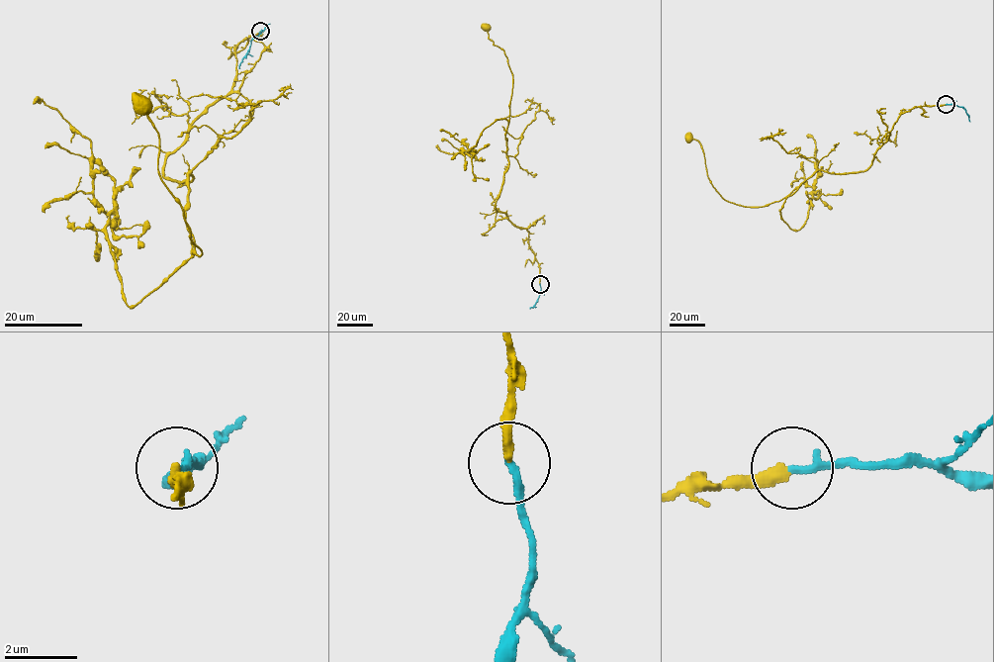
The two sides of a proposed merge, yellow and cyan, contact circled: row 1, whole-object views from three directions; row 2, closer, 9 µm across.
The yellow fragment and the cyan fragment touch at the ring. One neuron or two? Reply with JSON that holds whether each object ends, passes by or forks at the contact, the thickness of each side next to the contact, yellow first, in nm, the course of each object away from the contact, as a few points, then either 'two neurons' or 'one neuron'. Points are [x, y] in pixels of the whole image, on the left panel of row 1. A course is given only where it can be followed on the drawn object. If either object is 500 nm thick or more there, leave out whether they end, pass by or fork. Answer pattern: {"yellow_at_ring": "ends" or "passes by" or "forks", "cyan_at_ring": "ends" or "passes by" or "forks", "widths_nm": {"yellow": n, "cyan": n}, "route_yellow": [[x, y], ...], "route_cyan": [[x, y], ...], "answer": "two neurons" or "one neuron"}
{"yellow_at_ring": "ends", "cyan_at_ring": "ends", "widths_nm": {"yellow": 320, "cyan": 240}, "route_yellow": [[260, 31], [165, 163], [167, 179], [192, 177], [201, 255], [142, 104]], "route_cyan": [[260, 31], [250, 42], [240, 68]], "answer": "one neuron"}

